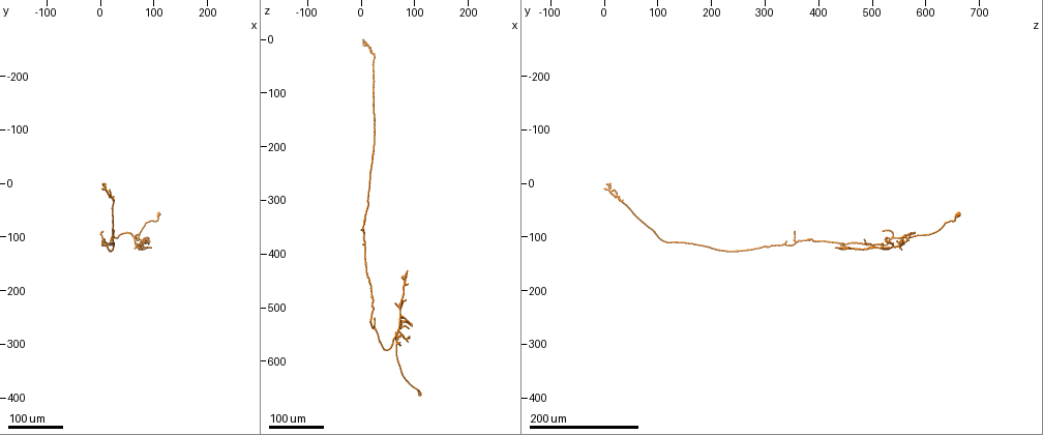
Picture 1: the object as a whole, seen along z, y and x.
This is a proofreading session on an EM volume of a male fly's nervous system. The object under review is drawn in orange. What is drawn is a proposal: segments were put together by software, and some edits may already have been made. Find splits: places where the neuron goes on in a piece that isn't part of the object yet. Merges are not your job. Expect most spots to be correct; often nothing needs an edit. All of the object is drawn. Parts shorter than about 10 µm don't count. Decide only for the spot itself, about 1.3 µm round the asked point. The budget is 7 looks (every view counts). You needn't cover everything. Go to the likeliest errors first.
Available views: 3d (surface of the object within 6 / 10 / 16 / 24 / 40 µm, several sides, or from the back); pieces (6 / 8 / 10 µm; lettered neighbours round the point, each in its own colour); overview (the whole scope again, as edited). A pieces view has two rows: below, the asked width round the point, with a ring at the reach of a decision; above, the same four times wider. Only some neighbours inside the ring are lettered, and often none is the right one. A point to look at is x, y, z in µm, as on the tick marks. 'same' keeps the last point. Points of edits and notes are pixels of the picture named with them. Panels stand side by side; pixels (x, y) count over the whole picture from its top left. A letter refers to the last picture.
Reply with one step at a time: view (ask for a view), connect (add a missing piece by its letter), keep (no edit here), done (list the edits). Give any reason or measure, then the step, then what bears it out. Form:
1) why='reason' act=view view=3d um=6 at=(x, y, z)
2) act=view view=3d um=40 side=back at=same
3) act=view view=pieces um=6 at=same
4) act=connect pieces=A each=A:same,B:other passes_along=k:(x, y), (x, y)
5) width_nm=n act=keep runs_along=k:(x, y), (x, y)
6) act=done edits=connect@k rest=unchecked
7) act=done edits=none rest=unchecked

why='branch stops here' act=view view=3d um=40 at=(95, 115, 535)

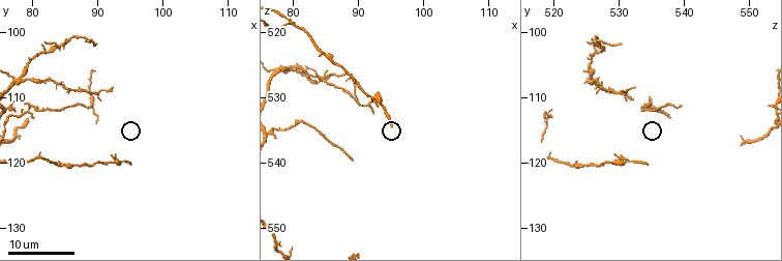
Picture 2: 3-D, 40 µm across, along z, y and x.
why='closer look' act=view view=3d um=10 at=(95.5, 120.0, 534.0)

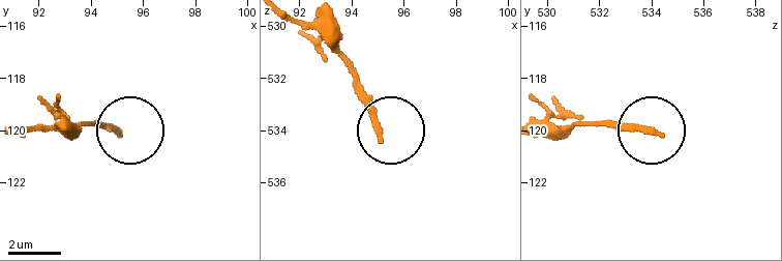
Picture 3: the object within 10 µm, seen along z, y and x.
act=view view=pieces um=8 at=(95.0, 120.1, 534.2)

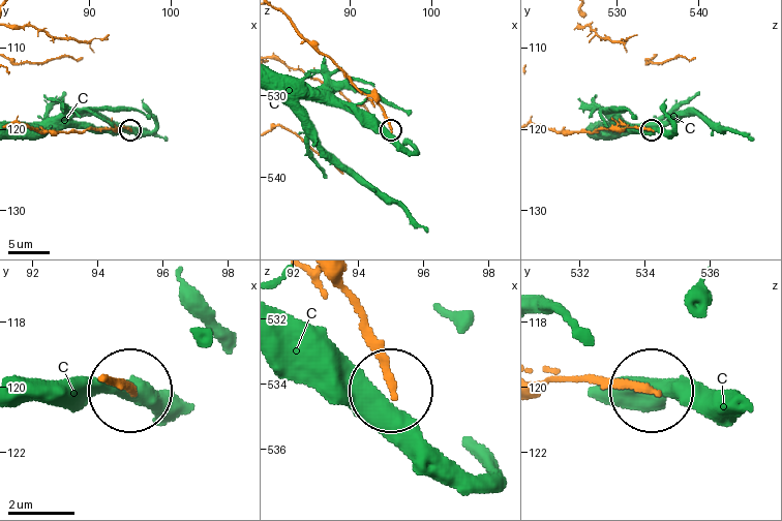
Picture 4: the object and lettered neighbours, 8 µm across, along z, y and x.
act=keep each=C:other runs_along=4:(331, 280), (387, 386) found='none of them fits'

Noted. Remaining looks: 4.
why='branch stops here' act=view view=3d um=40 at=(75, 115, 440)

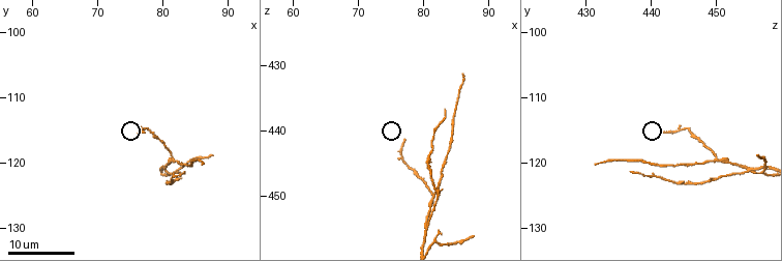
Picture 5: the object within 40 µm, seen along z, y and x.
why='zoom in' act=view view=3d um=6 at=(77.5, 115.0, 441.5)

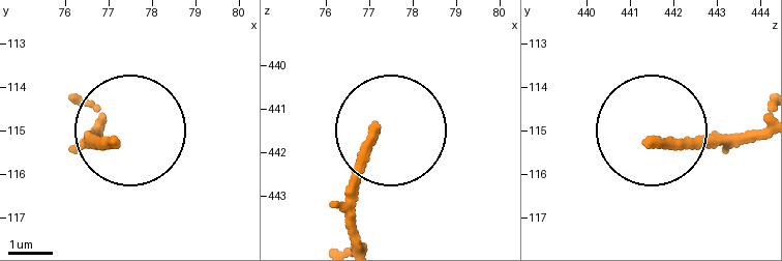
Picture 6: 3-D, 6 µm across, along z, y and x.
act=view view=pieces um=8 at=(77.15, 115.25, 441.50)

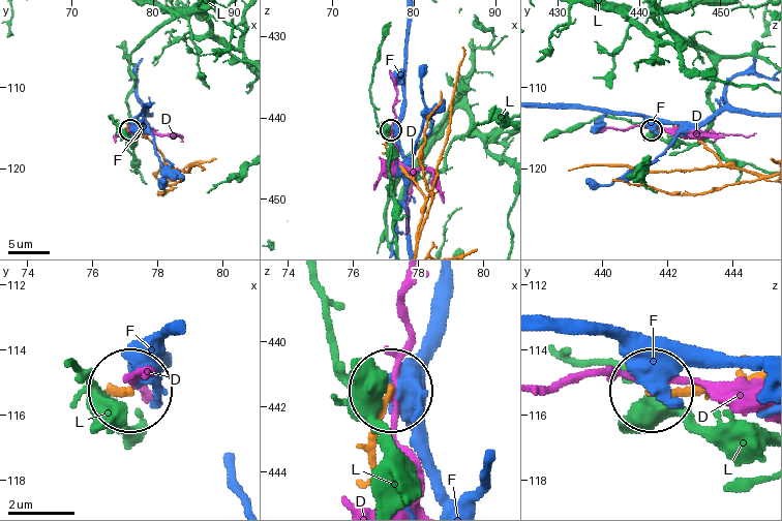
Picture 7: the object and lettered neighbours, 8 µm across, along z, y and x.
act=keep each=D:other,F:other,L:other found='none of them fits'

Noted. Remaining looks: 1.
act=done edits=none rest=unchecked

